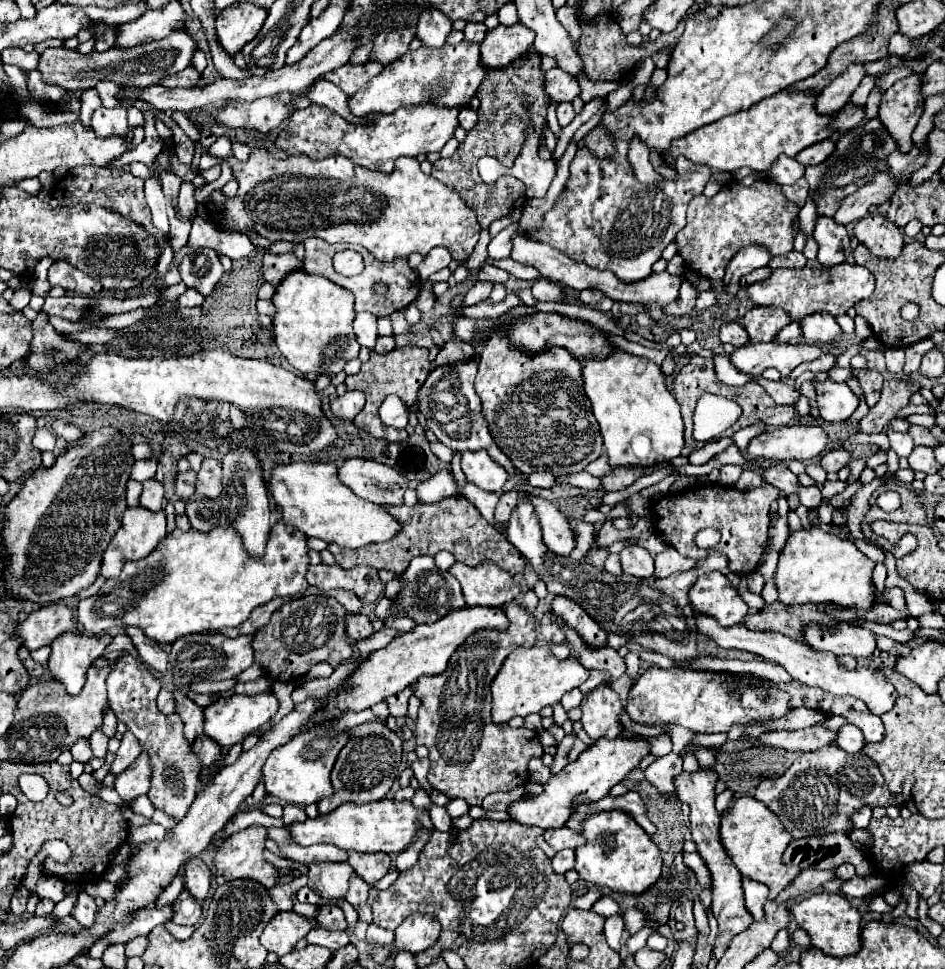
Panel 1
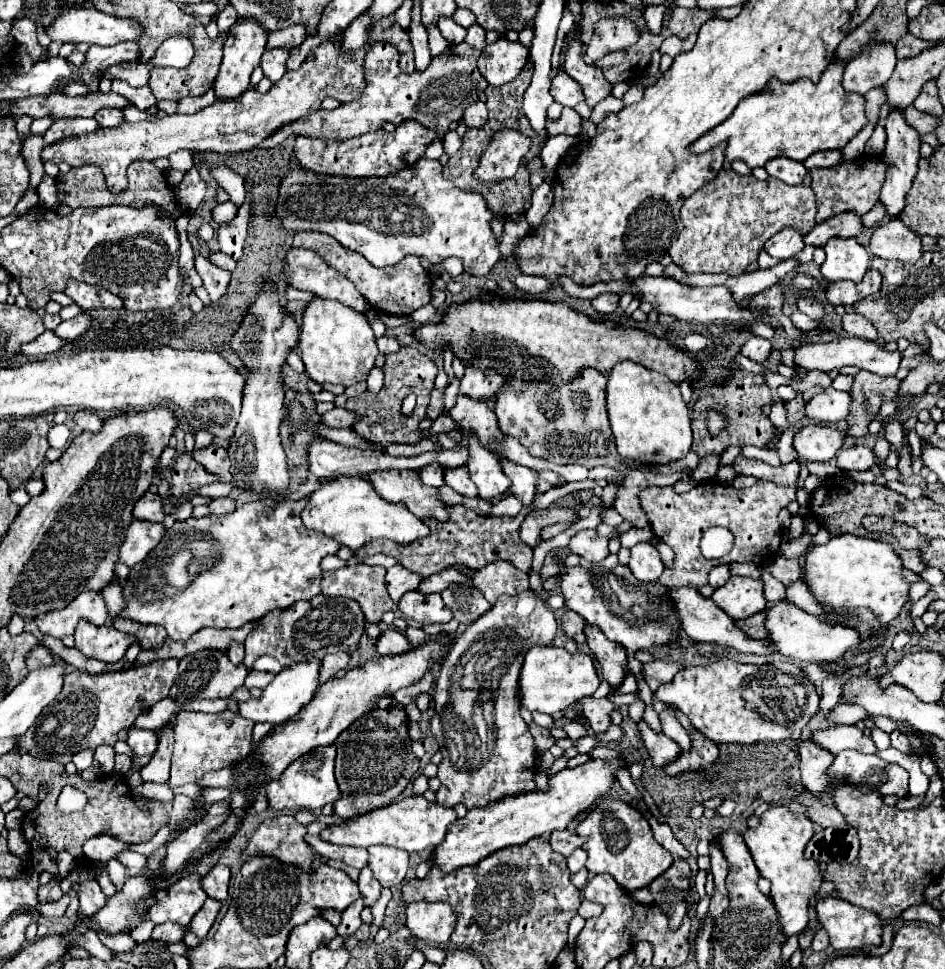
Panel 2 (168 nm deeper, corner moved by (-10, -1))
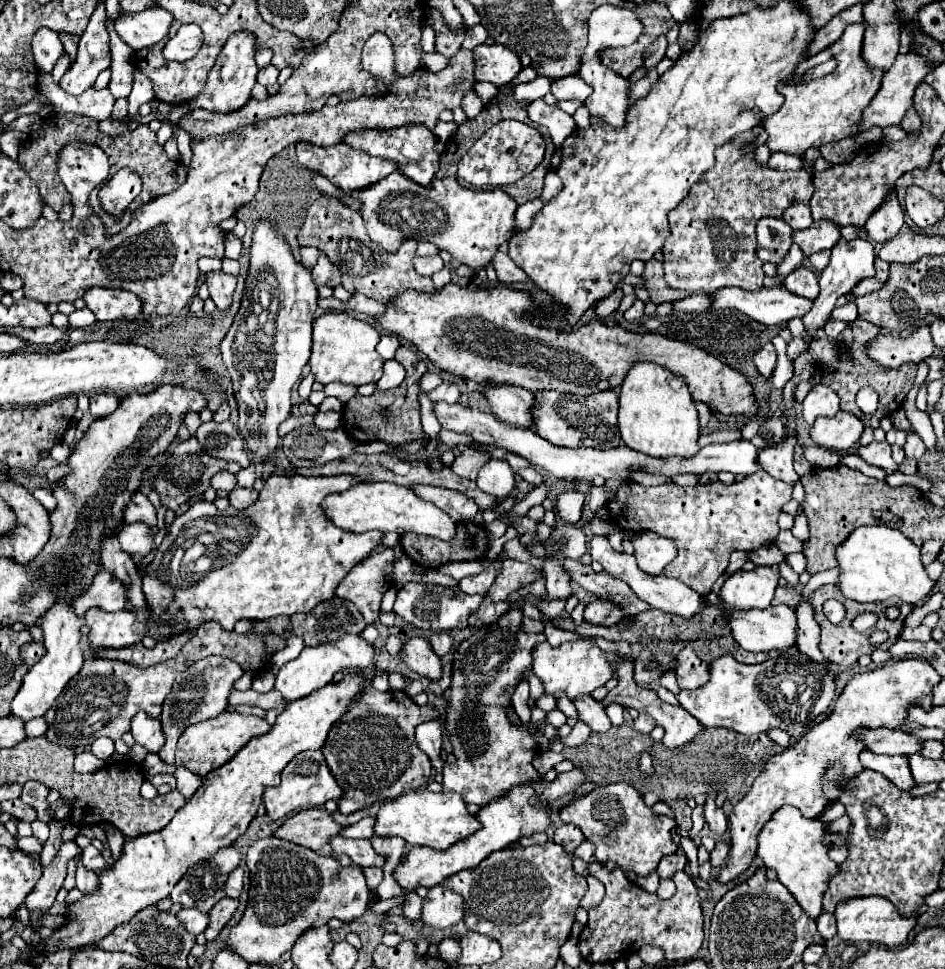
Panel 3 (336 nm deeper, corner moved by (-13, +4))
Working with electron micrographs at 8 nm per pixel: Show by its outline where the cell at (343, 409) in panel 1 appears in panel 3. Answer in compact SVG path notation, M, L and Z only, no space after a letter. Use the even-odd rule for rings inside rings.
M319 411L315 415L315 427L319 429L339 429L341 427L341 413L337 411Z

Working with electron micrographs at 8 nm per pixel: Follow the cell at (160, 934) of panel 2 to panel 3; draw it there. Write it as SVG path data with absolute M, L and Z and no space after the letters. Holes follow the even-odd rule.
M181 909L175 917L185 925L187 933L191 933L191 935L199 935L207 927L207 915L199 913L195 909Z

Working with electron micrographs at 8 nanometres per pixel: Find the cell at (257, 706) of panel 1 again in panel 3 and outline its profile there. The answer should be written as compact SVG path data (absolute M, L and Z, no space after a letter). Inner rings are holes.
M343 635L343 639L335 641L335 643L323 643L319 647L305 647L297 659L285 663L279 673L277 673L277 681L275 681L275 691L279 691L283 695L283 699L287 703L307 697L313 691L325 687L333 675L337 671L363 671L371 665L373 661L373 647L367 645L361 635Z

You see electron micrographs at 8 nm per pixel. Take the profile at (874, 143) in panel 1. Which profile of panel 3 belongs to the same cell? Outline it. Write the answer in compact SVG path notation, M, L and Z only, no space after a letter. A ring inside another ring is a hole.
M793 245L787 253L787 257L783 259L781 265L777 265L777 277L779 279L785 279L795 267L801 267L803 265L803 259L805 259L805 253L801 251L799 245Z

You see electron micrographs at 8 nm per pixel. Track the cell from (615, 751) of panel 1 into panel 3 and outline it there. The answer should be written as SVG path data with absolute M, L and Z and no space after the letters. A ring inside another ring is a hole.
M573 767L567 773L559 773L555 781L535 781L535 783L521 783L511 787L507 795L499 795L497 799L489 801L485 807L477 811L477 821L481 823L481 829L473 835L457 841L445 851L431 849L431 847L413 847L407 851L405 861L395 869L395 879L403 889L413 891L419 885L433 887L439 885L443 879L451 877L453 873L459 873L461 869L475 869L485 857L489 857L493 851L501 851L509 847L511 843L519 841L521 837L529 837L533 833L547 831L551 827L551 813L549 805L555 799L561 799L563 795L573 795L577 787L585 783L585 775L579 767ZM531 797L537 797L537 803L531 805Z

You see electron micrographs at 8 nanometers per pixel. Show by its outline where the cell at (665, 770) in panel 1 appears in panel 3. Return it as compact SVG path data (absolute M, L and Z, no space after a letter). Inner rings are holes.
M639 715L637 719L635 719L635 729L639 731L639 733L651 733L653 729L655 729L655 721L649 717L649 715Z

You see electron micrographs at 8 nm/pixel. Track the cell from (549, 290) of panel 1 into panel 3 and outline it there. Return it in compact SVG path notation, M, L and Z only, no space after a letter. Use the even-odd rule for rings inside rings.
M497 253L495 259L493 259L493 267L499 275L499 279L503 283L513 283L513 281L527 281L529 277L523 273L523 269L519 269L511 259L509 255L503 255L503 253Z

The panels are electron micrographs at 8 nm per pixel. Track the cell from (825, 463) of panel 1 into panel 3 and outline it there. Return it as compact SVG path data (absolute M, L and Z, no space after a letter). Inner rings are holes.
M871 441L869 445L859 445L857 447L857 455L867 461L869 465L881 467L887 475L899 471L899 465L893 461L891 457L891 445L887 441L879 443L879 441Z

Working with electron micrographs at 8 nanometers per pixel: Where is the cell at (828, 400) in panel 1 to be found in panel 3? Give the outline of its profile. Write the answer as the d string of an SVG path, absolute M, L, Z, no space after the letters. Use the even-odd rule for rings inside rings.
M815 385L803 399L803 419L811 425L817 415L833 417L839 413L839 395L829 385Z

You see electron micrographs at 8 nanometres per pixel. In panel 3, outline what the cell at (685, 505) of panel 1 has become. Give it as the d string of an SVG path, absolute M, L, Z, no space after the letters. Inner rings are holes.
M761 469L733 485L723 485L721 481L713 481L705 485L697 483L693 487L681 487L675 483L665 483L659 487L643 487L639 483L627 483L627 487L619 491L619 499L615 499L615 503L609 503L609 511L621 529L653 531L661 537L673 539L677 547L677 557L663 569L663 575L683 581L685 585L695 589L699 595L707 595L711 591L711 585L725 571L729 563L729 555L733 551L747 551L747 553L757 551L759 547L771 545L777 539L777 533L779 533L777 519L781 515L781 507L787 501L791 501L791 493L793 493L791 483L779 481Z

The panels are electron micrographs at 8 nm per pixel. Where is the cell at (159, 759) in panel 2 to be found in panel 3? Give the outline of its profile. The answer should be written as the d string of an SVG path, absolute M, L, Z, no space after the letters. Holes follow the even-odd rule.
M211 655L205 657L193 665L189 665L185 671L181 671L173 683L171 693L167 695L165 703L163 703L163 715L161 715L161 723L163 723L163 733L165 733L165 745L159 751L159 757L163 763L173 765L175 763L175 745L179 735L183 733L185 727L189 727L189 723L199 723L205 719L211 719L215 715L219 715L221 711L225 711L227 707L227 697L231 687L235 685L235 681L243 675L243 669L239 663L219 657L219 655Z

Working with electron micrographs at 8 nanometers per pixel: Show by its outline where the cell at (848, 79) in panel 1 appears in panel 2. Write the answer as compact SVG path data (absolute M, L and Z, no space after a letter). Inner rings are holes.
M872 38L860 50L860 56L852 58L846 64L844 72L844 88L848 92L866 94L872 88L882 86L894 72L896 52L894 44L880 44L880 40Z

